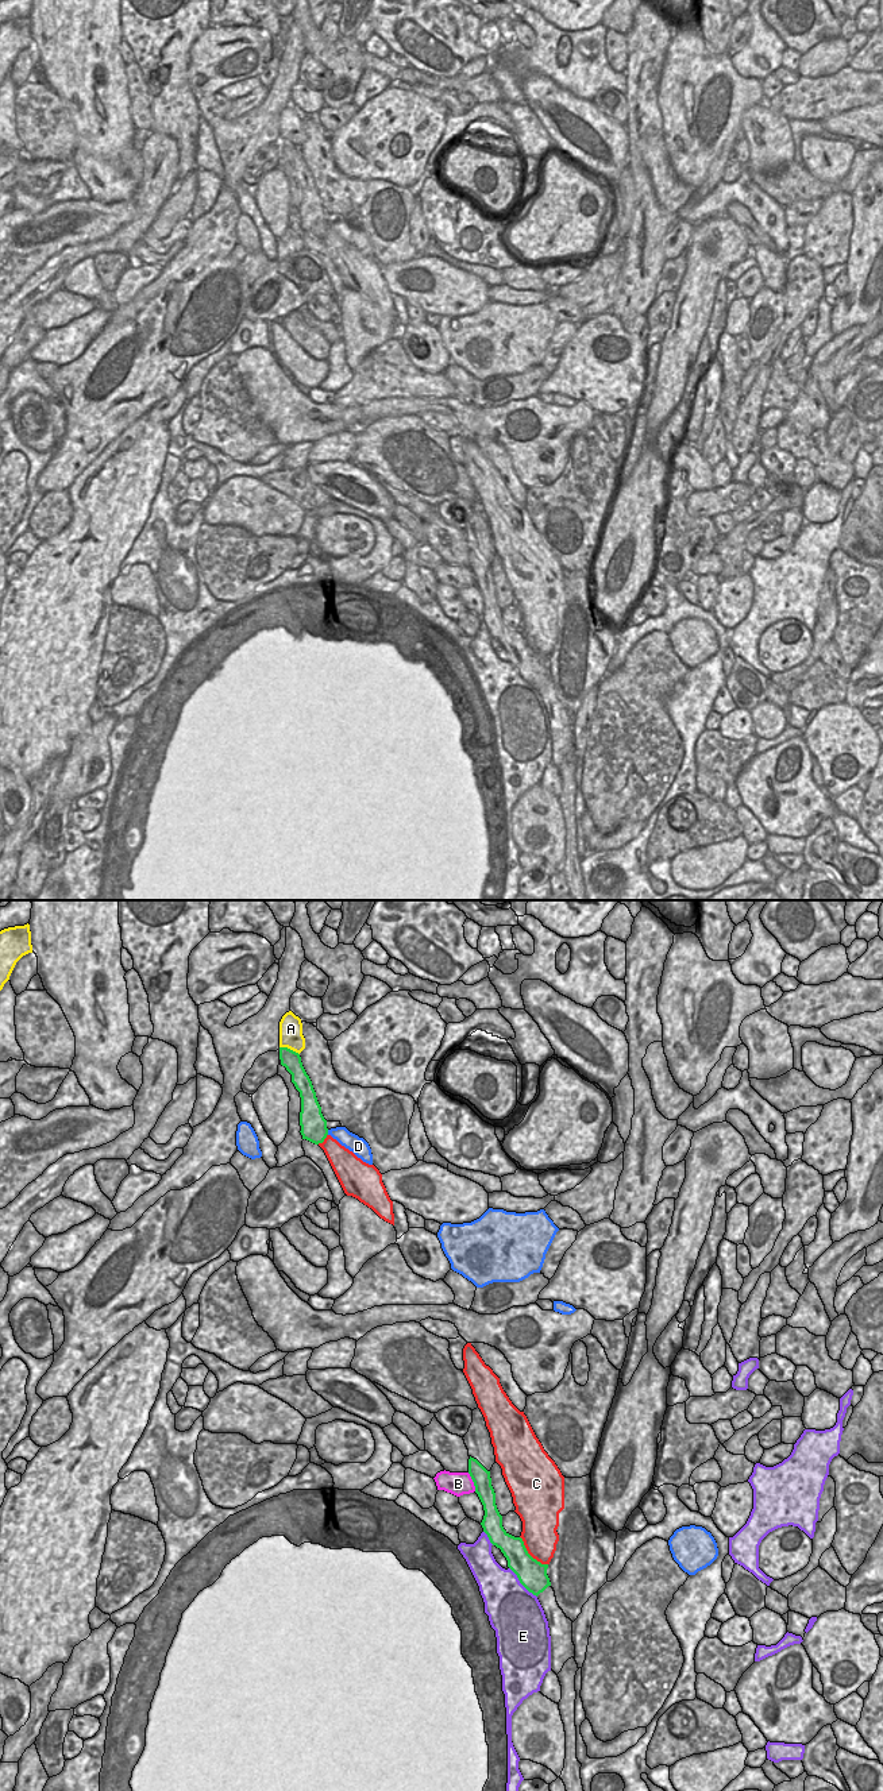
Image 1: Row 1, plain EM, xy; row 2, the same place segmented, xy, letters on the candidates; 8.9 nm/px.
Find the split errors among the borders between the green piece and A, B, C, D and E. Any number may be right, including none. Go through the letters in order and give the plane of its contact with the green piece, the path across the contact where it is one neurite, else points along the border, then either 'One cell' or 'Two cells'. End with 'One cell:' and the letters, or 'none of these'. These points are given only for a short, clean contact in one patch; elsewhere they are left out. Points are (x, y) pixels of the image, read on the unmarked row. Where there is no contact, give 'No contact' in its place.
A: Touches green in xy. Boundary: xy (280, 139), (286, 139), (299, 147). Two cells
B: Touches green in xy. Boundary: xy (467, 566), (475, 583). Two cells
C: Touches green in xy. Two cells
D: Touches green in xy. Two cells
E: Touches green in xy. Two cells
One cell: none of these.

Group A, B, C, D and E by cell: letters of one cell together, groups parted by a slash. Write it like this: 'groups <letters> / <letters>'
groups A / B / C / D / E

